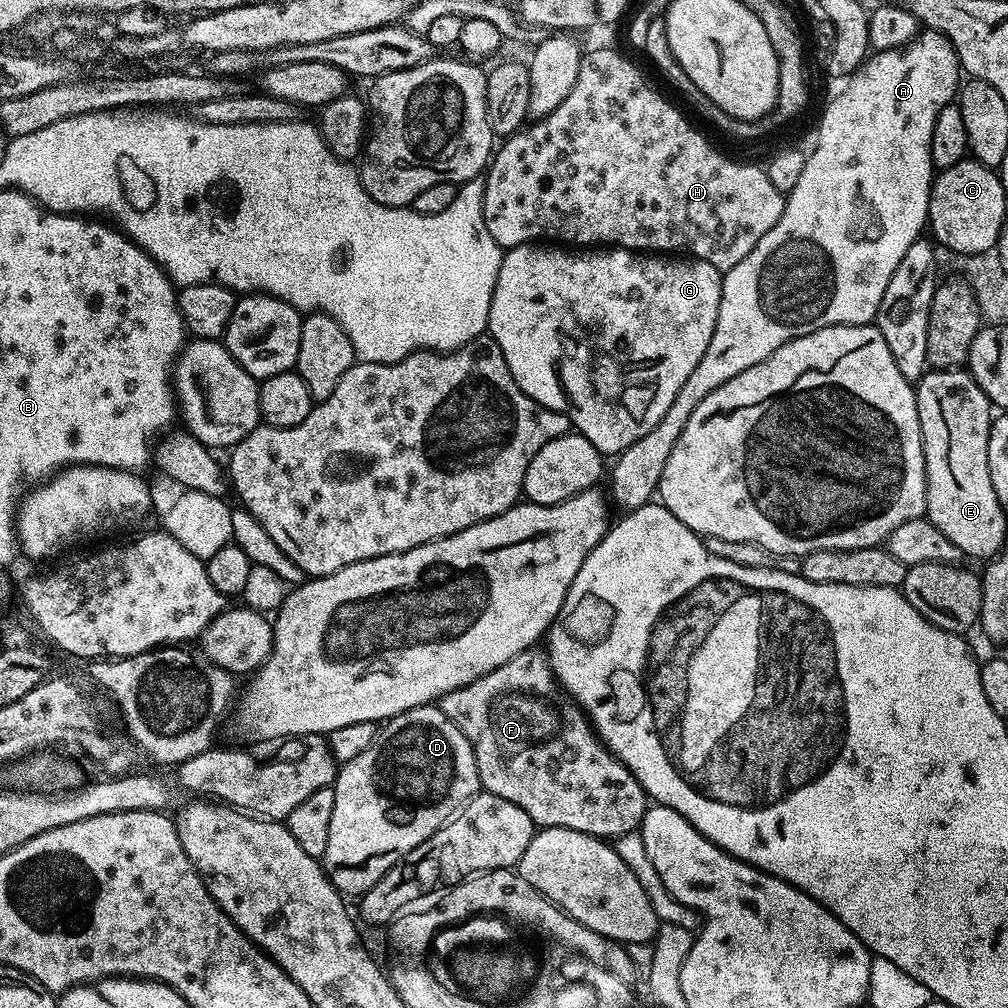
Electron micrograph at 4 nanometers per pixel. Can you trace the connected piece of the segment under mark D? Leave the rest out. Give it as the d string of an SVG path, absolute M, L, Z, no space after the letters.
M435 703L420 704L383 721L366 750L337 771L334 787L334 814L322 867L336 891L348 898L370 891L400 859L449 823L481 791L471 742Z

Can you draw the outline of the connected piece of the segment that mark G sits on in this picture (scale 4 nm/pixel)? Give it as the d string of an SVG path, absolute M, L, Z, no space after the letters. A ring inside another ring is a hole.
M533 242L507 249L500 257L500 269L490 302L487 331L492 339L498 342L506 358L506 366L510 366L510 374L514 382L518 382L522 391L531 400L550 410L565 412L571 427L581 436L585 436L601 454L624 452L634 442L638 442L638 438L650 434L650 430L654 430L658 422L662 422L666 410L670 410L670 402L674 402L674 394L682 390L682 382L686 382L686 378L690 378L690 374L694 371L694 366L702 362L702 354L706 354L706 346L710 346L710 338L714 334L720 305L721 269L705 260L695 258L667 260L664 256L667 255L645 254L640 250L615 246L596 246L591 250L569 250L564 246L549 246L544 242Z

